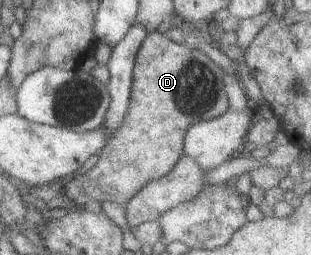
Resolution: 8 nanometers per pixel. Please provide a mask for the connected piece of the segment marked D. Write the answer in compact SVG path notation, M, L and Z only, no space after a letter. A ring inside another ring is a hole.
M161 29L147 33L134 57L129 105L121 125L105 141L98 151L98 160L85 173L74 173L61 182L62 194L76 207L87 201L114 201L124 206L150 181L163 177L182 155L182 141L190 125L213 119L228 109L223 85L222 69L215 65L203 52L189 48L186 43L175 43L167 39Z

